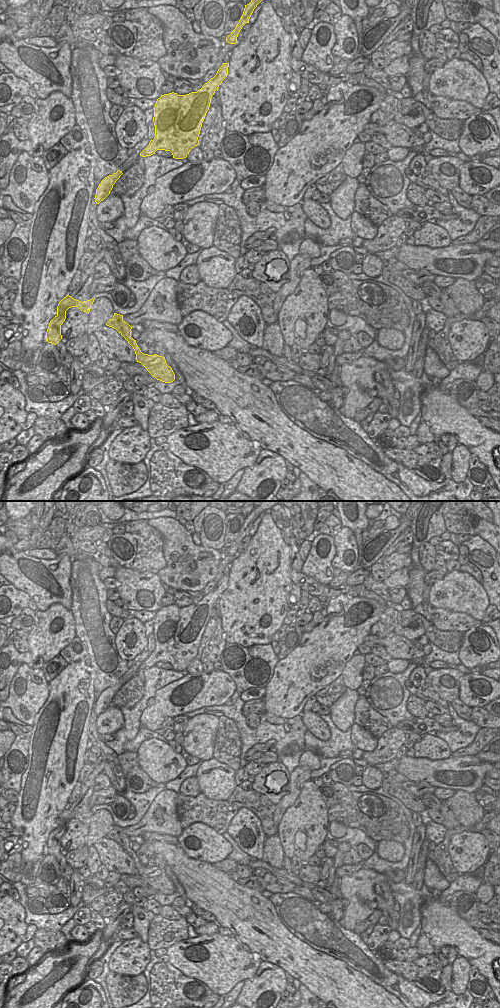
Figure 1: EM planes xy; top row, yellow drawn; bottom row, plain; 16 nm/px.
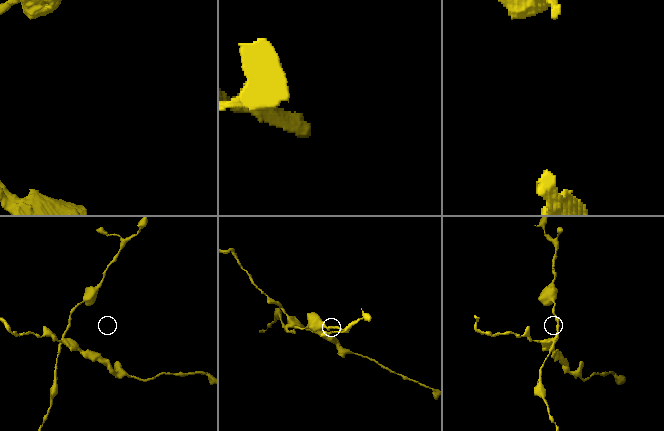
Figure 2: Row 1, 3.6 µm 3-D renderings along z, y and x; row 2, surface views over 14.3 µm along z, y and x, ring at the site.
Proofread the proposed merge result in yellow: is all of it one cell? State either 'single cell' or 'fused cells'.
fused cells

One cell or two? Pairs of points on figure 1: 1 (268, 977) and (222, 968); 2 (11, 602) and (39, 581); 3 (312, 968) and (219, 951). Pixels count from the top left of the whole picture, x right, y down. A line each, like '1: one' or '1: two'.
1: two
2: two
3: two

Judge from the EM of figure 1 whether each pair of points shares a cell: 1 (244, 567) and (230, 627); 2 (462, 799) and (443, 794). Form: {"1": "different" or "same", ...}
{"1": "same", "2": "different"}

